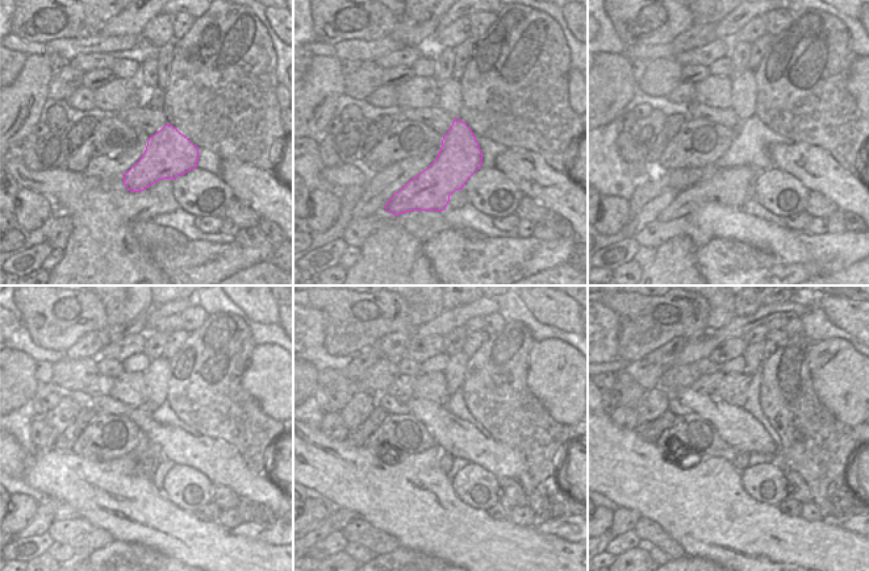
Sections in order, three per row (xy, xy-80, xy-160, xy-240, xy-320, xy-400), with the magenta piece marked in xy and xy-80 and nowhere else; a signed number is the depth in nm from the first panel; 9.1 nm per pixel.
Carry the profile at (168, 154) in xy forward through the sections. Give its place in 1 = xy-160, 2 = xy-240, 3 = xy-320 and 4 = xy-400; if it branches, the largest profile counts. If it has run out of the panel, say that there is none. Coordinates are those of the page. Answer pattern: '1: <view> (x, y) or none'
1: xy-160 (731, 187)
2: xy-240 (65, 512)
3: xy-320 (341, 517)
4: xy-400 (623, 521)

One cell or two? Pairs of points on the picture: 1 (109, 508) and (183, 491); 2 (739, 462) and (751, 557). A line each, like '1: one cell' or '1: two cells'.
1: two cells
2: two cells

